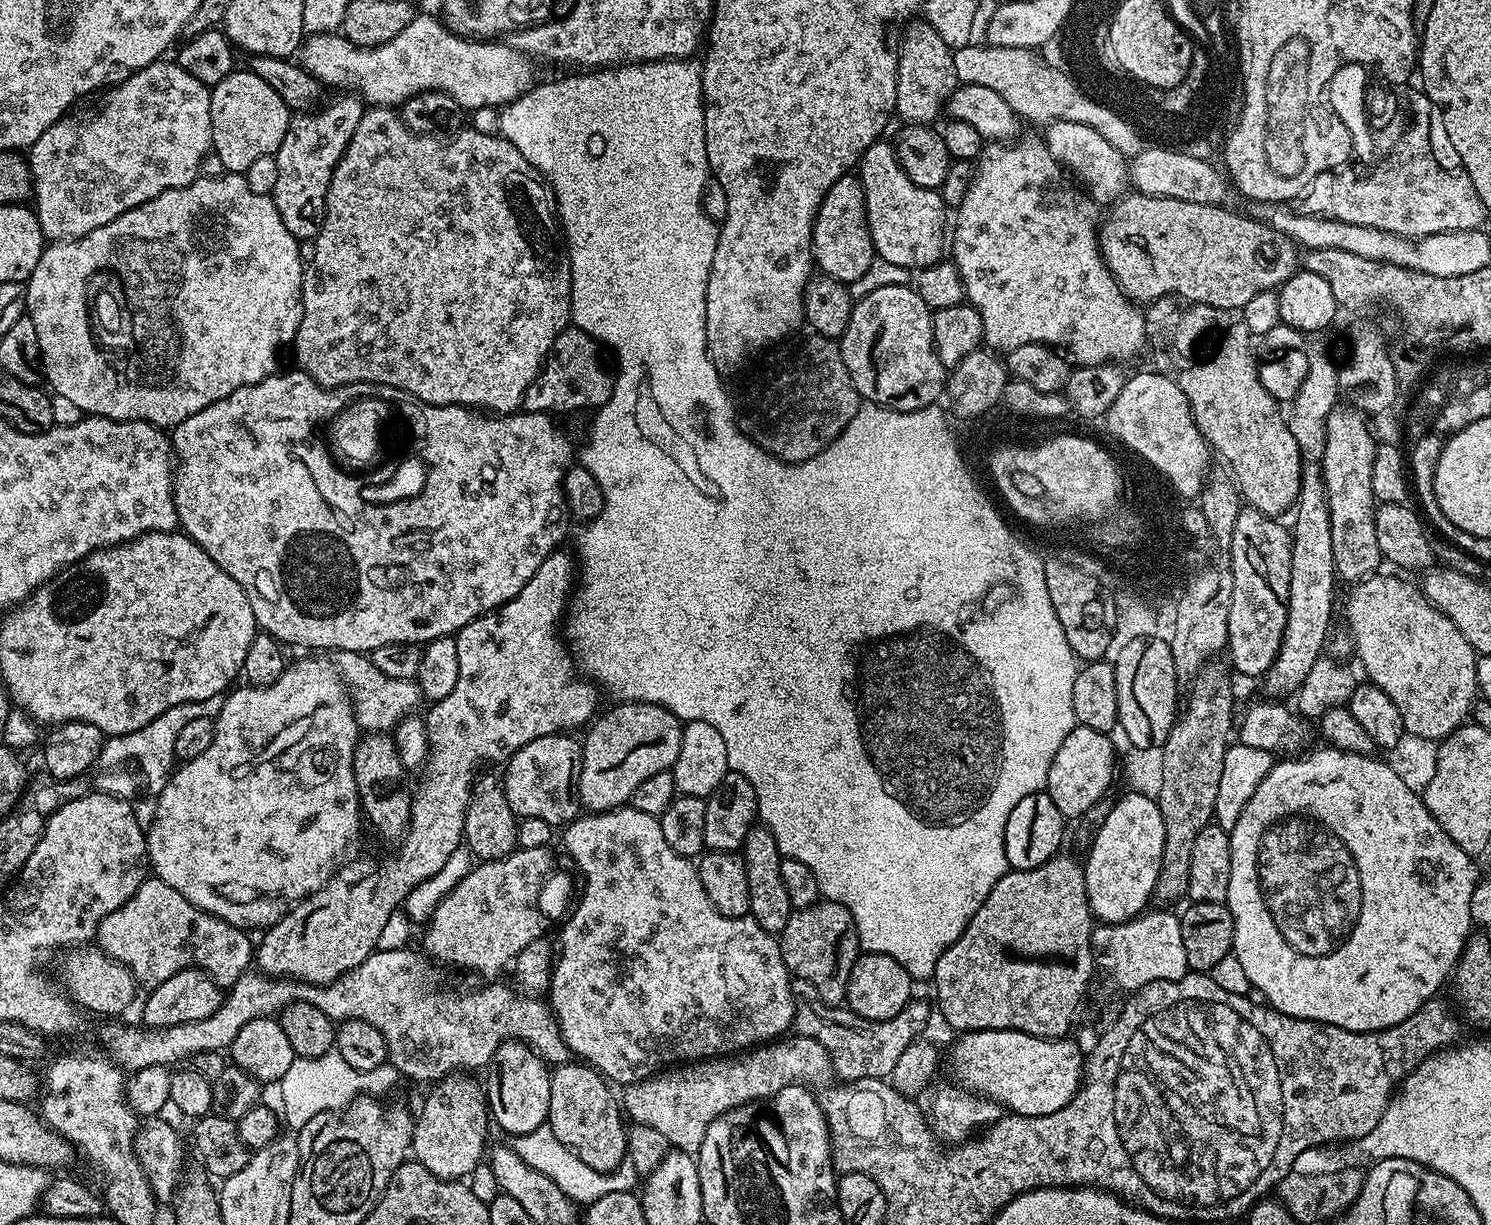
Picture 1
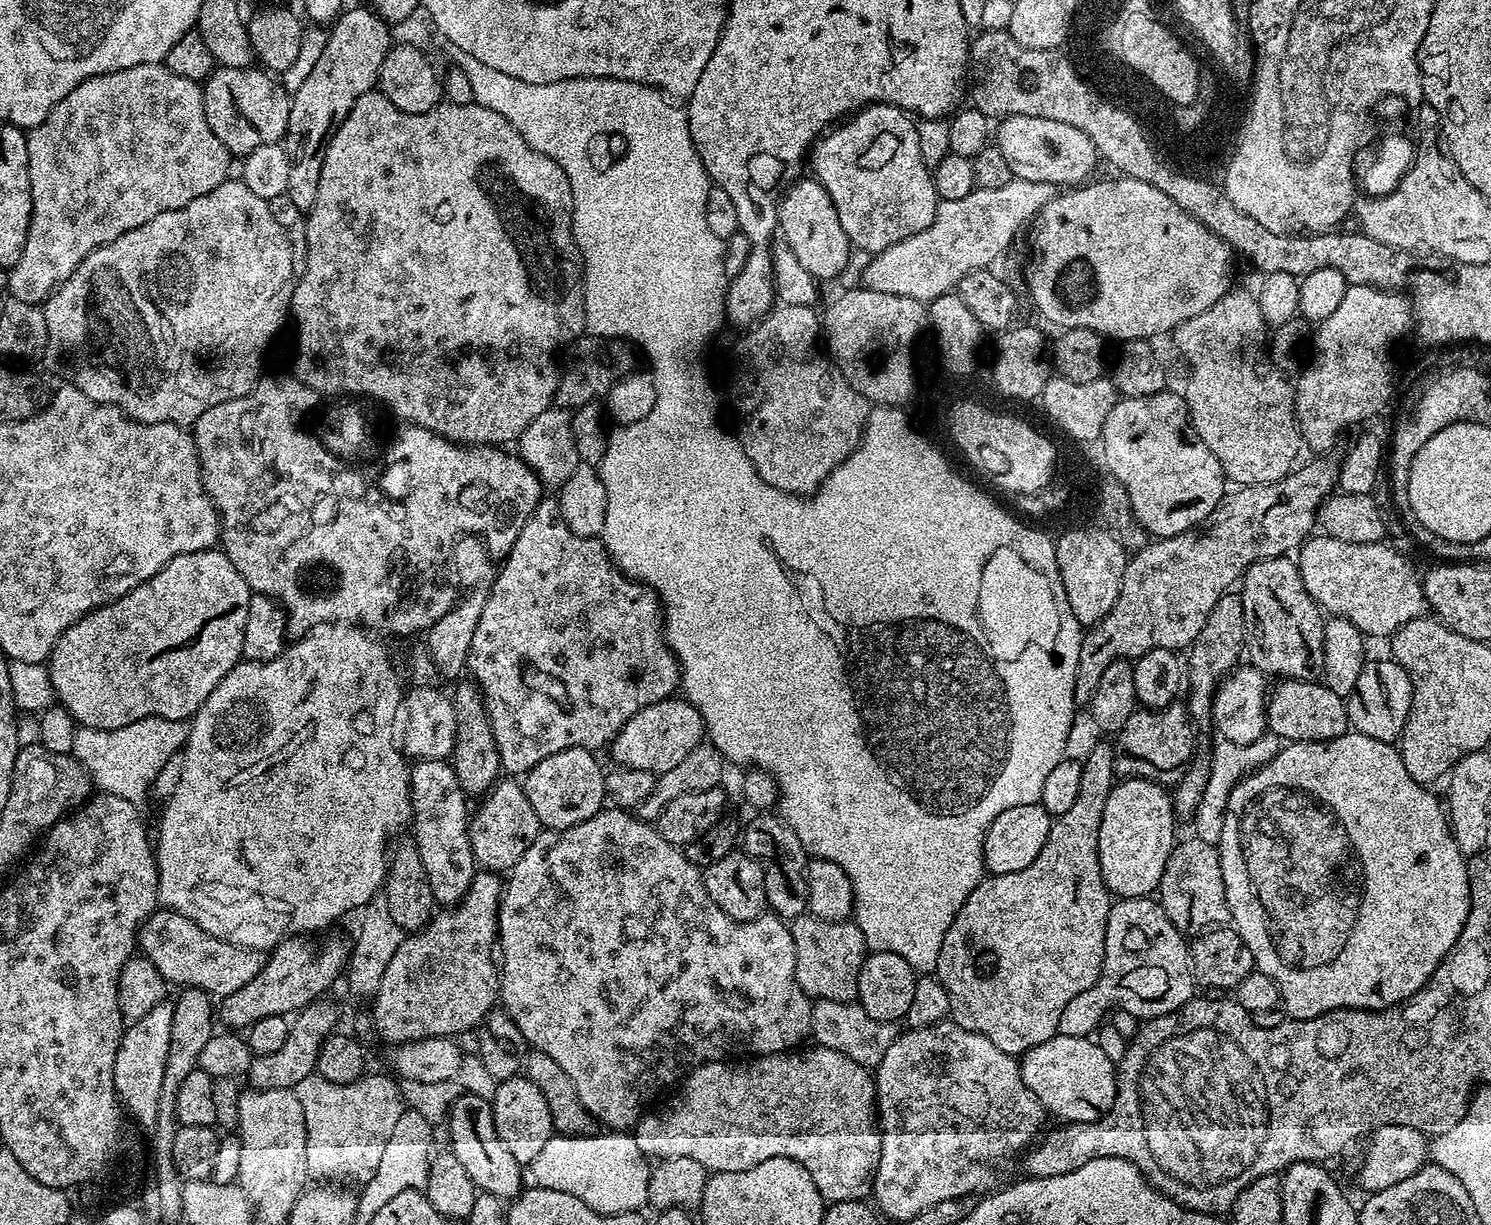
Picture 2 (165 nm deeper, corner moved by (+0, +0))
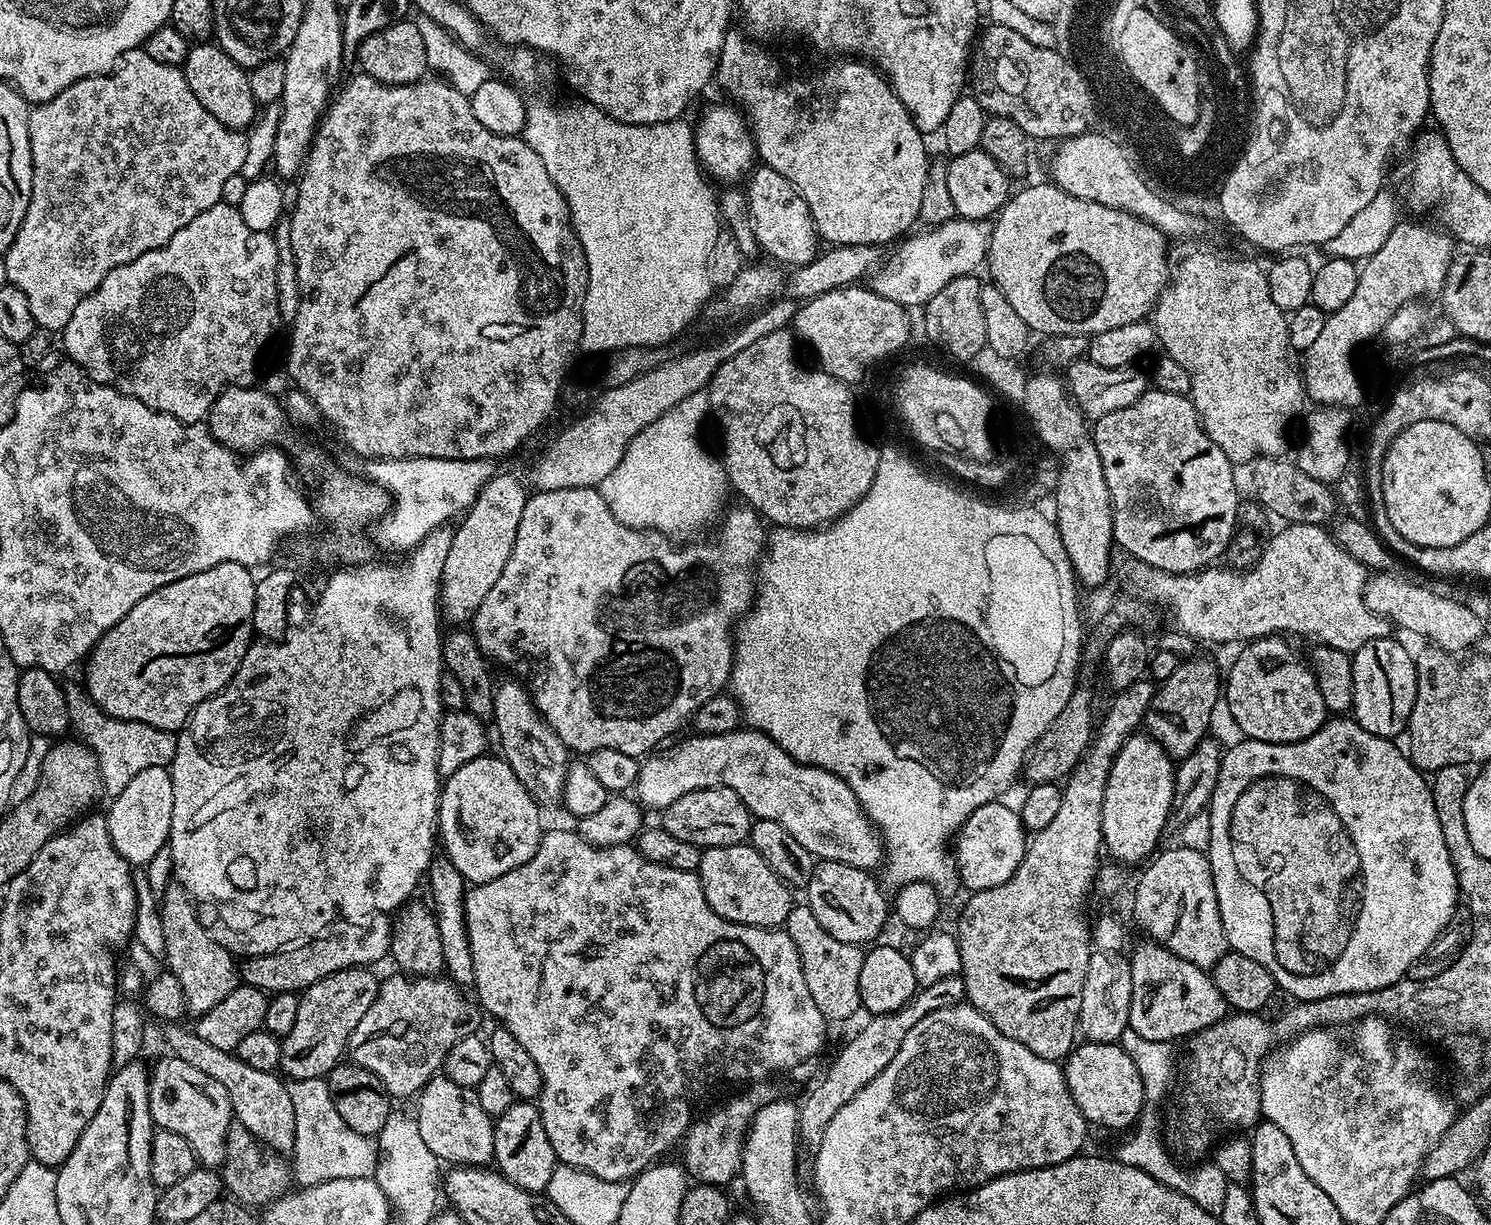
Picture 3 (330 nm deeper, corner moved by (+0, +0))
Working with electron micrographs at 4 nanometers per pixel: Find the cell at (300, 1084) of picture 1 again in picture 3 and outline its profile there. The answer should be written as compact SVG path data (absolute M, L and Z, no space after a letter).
M324 1078L293 1080L288 1084L294 1102L294 1146L290 1153L291 1173L300 1186L330 1182L334 1178L372 1178L376 1174L376 1141L358 1134L342 1122L334 1110L332 1091Z

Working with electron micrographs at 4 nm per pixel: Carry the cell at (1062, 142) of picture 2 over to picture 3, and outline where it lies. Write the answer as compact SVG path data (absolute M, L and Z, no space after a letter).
M1087 131L1081 136L1067 137L1057 148L1060 149L1052 160L1050 180L1057 188L1066 190L1066 194L1074 194L1074 198L1098 202L1102 206L1134 214L1153 224L1163 236L1173 241L1203 234L1203 218L1171 204L1166 197L1159 196L1154 190L1156 188L1142 175L1133 157L1112 136L1103 136L1098 131Z

